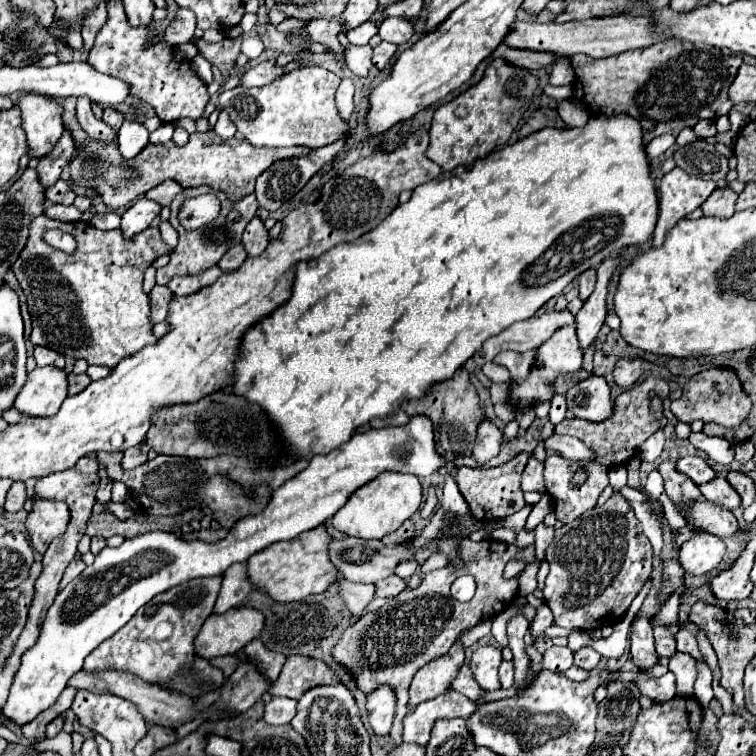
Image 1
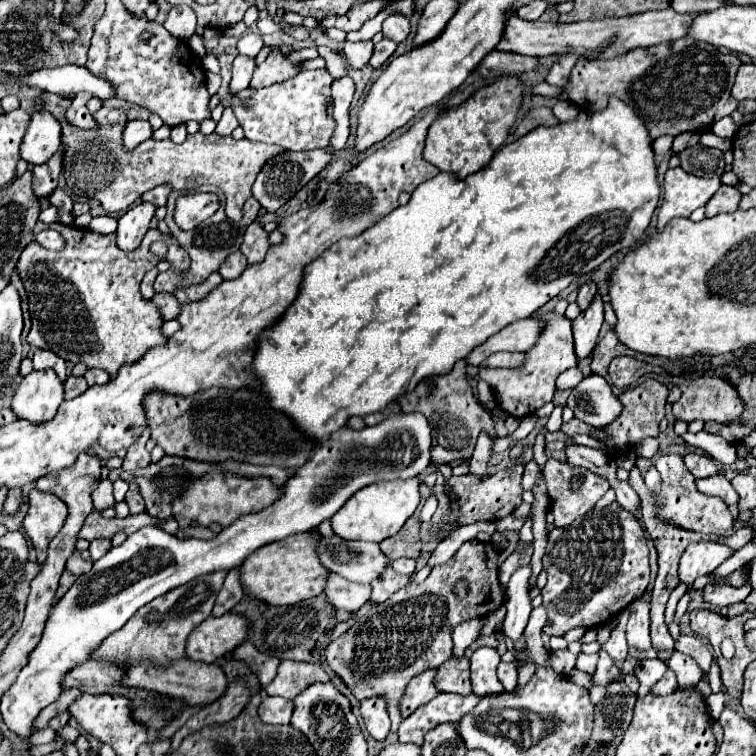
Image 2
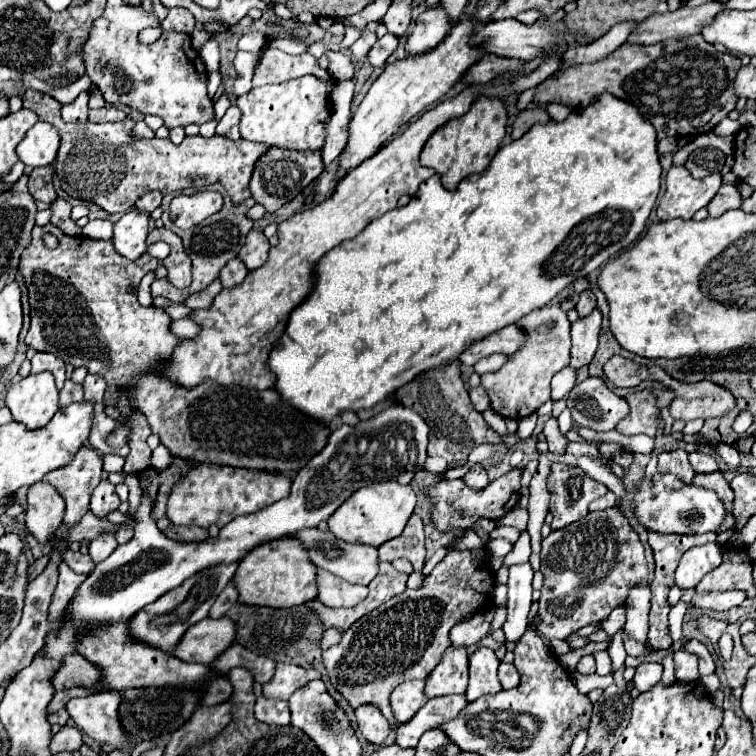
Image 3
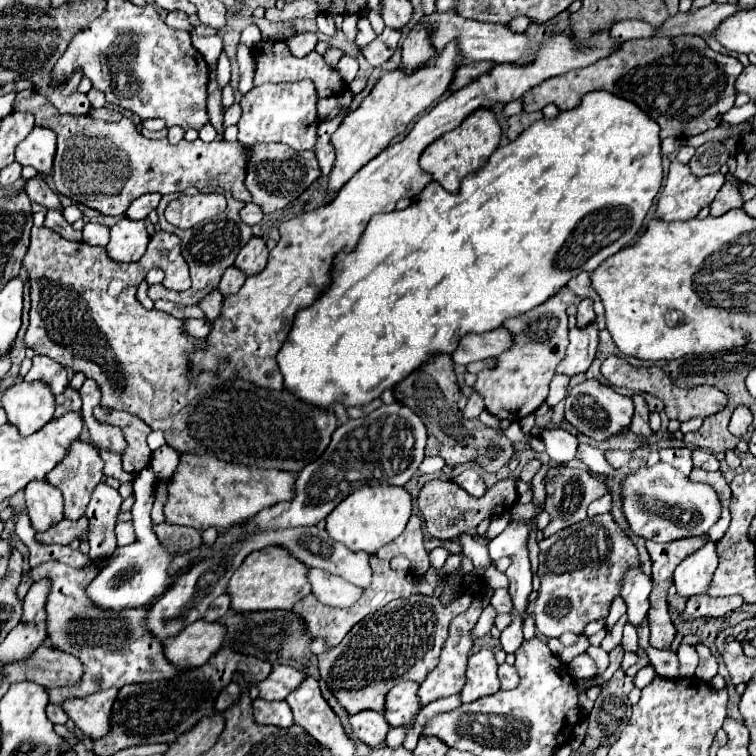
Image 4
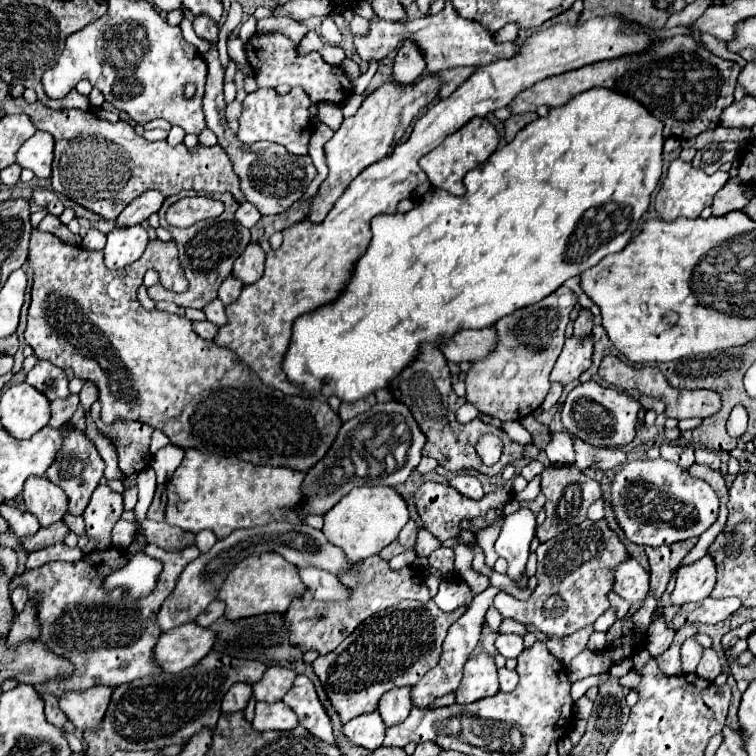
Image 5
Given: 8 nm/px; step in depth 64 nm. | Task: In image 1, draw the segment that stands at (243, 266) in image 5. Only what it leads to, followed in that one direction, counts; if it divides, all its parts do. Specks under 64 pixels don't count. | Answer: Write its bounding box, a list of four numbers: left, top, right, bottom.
[242,216,270,256]

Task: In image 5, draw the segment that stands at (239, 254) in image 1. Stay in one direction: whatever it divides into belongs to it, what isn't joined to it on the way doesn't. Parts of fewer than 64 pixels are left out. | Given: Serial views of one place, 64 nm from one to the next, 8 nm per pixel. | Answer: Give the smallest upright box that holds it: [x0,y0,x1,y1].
[218,276,244,306]

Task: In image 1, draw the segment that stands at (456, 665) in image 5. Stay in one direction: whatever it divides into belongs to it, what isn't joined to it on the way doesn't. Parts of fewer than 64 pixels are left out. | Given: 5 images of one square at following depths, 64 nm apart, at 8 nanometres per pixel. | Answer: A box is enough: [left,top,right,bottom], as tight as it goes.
[448,664,484,700]

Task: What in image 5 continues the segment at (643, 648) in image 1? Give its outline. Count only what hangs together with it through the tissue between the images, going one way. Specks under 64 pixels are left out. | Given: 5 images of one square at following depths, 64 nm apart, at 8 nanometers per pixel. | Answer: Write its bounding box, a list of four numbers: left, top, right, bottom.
[612,558,648,604]

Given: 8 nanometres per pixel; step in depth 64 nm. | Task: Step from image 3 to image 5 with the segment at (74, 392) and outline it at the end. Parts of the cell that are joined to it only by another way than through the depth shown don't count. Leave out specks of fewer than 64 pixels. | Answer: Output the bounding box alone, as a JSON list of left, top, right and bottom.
[48,394,80,428]

